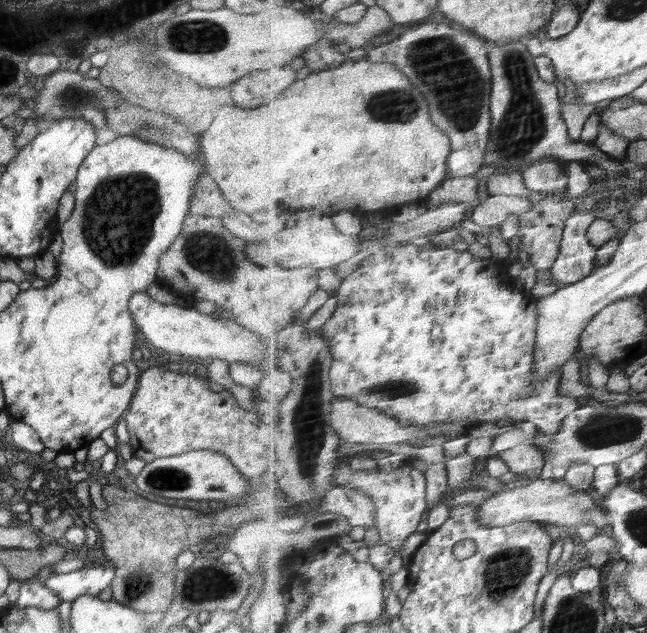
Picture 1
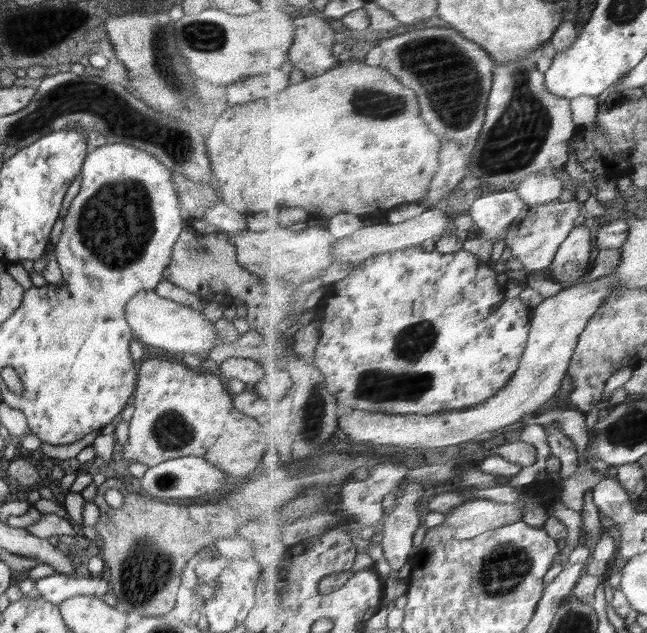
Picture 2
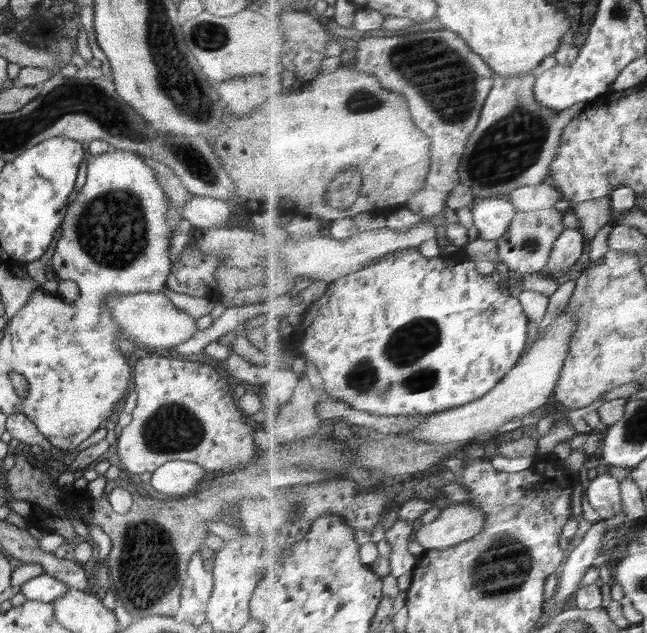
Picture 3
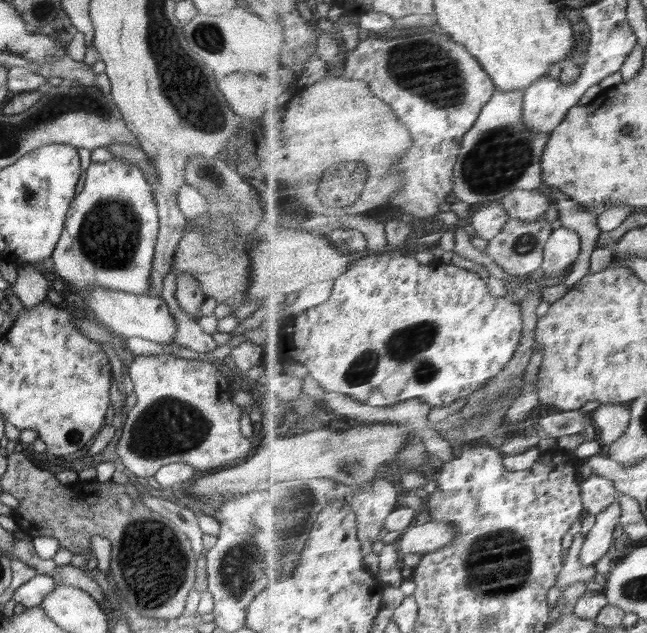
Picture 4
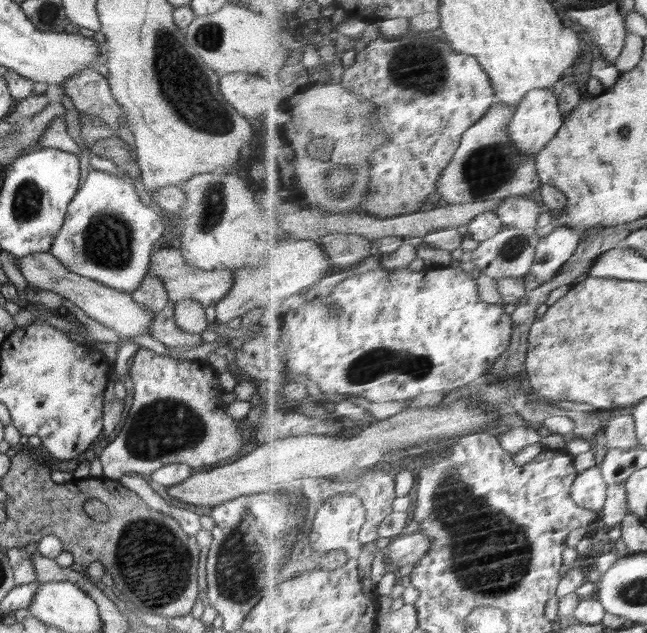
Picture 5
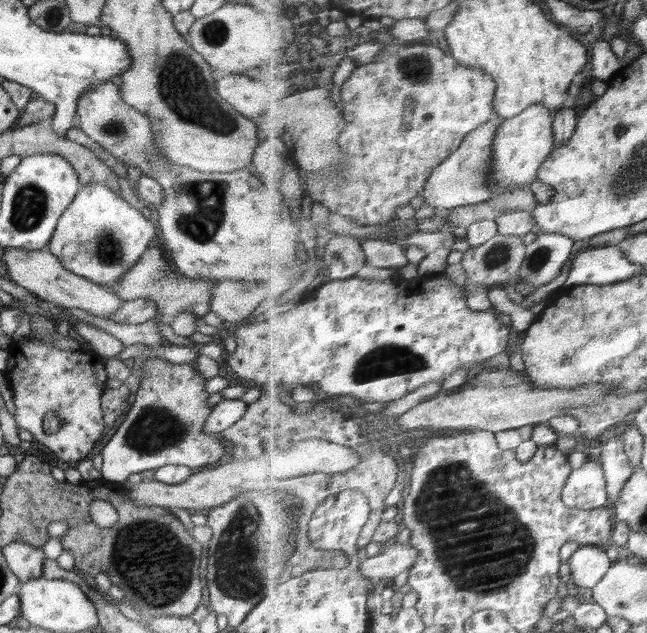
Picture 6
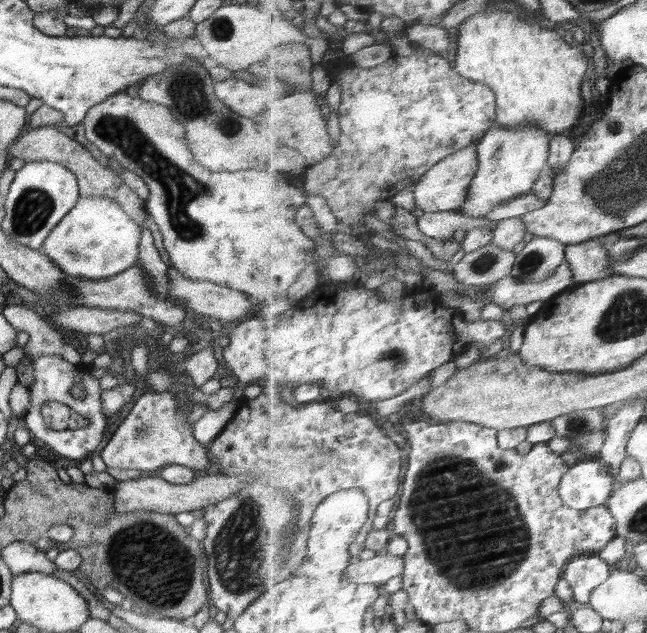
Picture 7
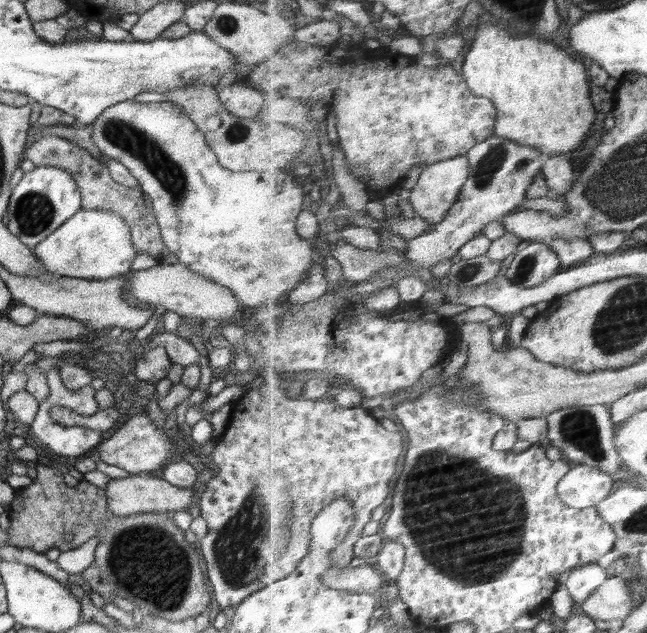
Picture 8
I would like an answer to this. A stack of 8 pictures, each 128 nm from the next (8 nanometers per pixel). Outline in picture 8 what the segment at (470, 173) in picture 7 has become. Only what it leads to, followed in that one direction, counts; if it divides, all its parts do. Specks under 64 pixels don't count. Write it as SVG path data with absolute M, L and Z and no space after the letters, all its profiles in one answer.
M468 155L443 160L429 166L422 172L409 198L416 211L415 214L424 216L424 218L440 224L440 222L449 216L452 207L459 201L459 196L463 193L464 185L467 184L471 174L471 158Z

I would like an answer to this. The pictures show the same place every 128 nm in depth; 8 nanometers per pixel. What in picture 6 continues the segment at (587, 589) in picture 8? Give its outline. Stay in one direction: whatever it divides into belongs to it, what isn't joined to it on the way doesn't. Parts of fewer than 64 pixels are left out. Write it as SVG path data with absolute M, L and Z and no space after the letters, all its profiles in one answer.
M593 544L579 545L568 561L572 570L572 585L592 590L603 580L614 563L608 550L602 545Z

